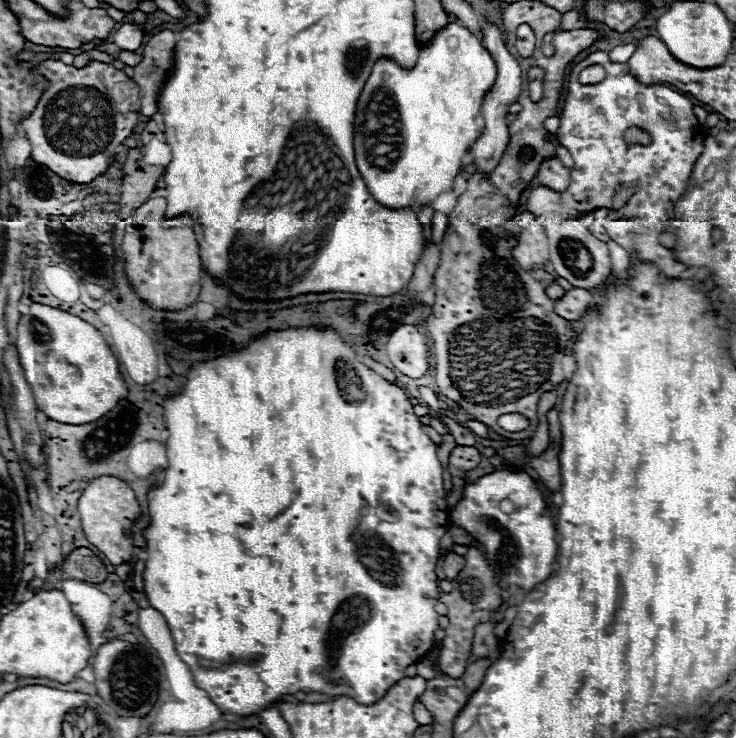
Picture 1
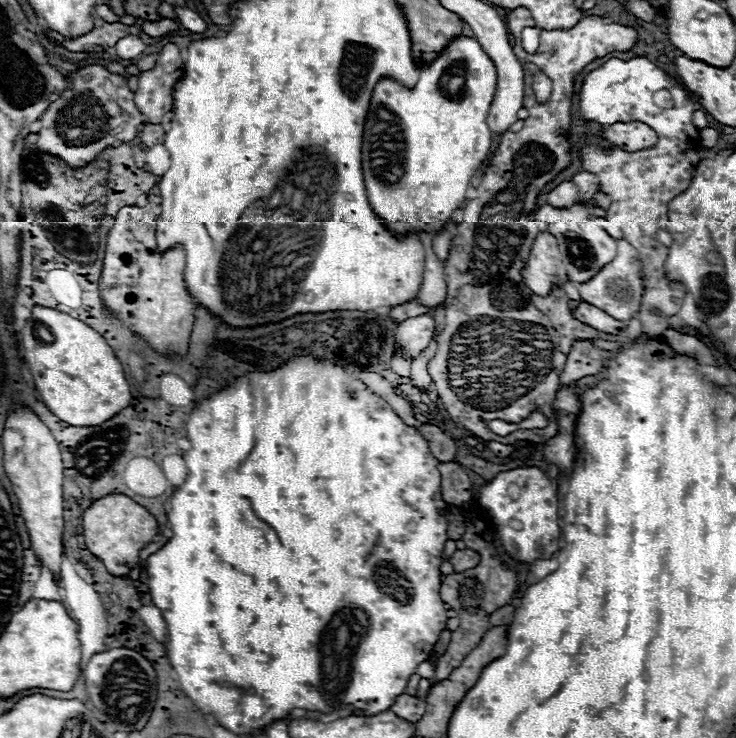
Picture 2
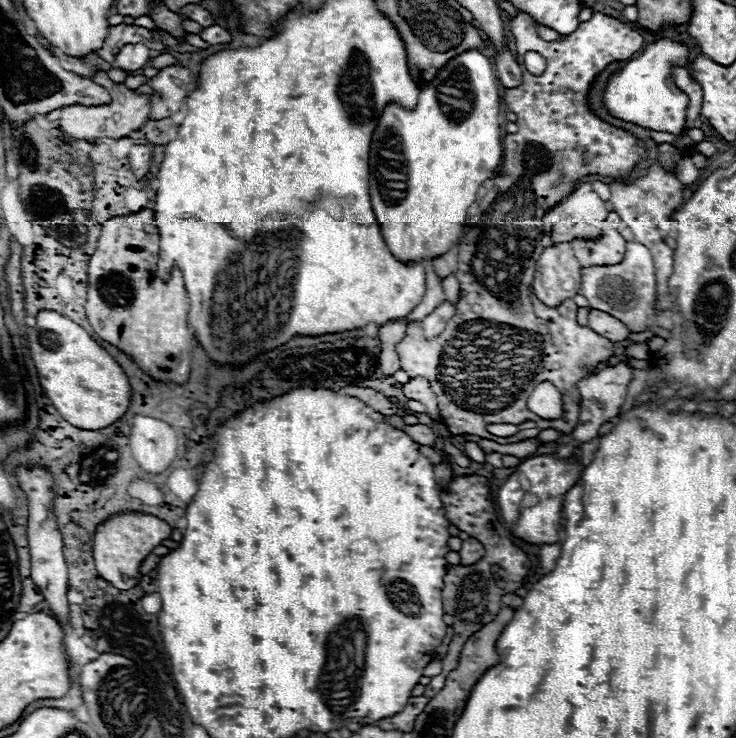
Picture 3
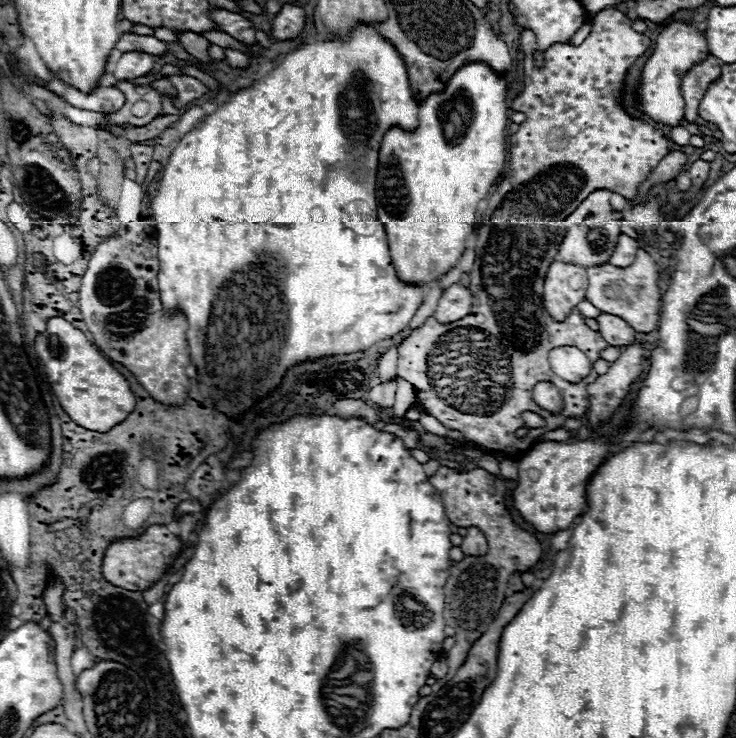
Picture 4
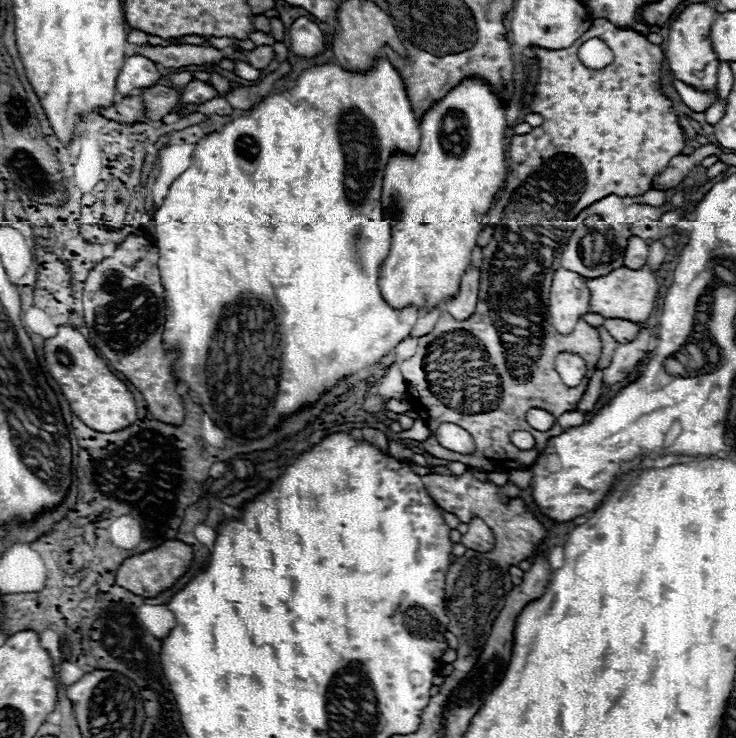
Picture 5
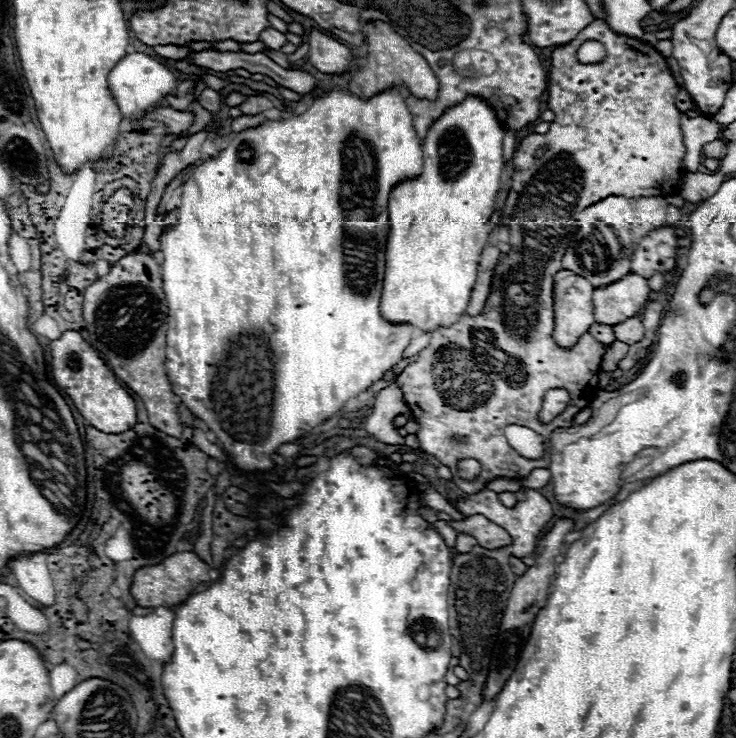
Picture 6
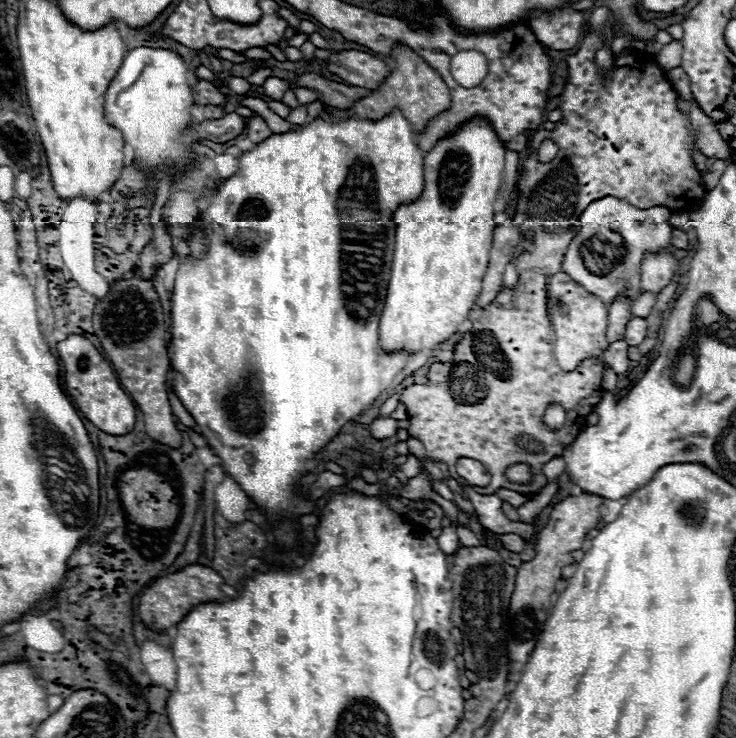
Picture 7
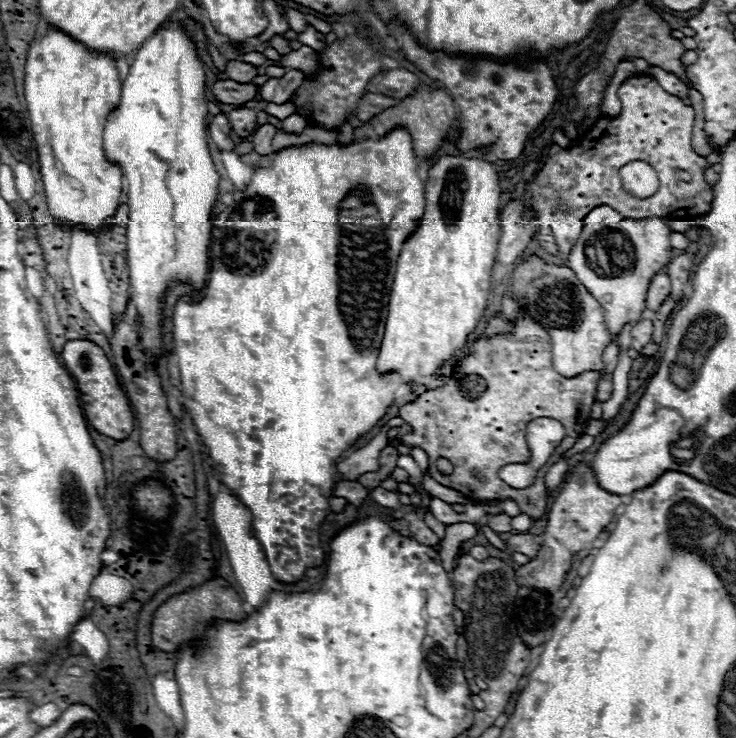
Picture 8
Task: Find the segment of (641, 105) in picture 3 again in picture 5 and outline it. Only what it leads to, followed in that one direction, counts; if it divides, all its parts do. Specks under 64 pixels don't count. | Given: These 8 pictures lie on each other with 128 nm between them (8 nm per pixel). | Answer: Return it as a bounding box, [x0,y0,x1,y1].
[664,2,718,92]

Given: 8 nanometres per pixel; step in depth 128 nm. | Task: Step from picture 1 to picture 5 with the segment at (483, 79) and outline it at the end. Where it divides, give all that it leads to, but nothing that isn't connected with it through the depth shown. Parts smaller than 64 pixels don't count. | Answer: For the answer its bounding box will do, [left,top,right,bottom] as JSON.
[380,78,506,310]

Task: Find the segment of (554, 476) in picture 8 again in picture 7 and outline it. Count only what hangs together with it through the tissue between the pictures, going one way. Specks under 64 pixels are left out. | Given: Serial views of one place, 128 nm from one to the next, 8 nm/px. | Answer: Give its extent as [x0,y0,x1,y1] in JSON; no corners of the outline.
[518,480,558,522]

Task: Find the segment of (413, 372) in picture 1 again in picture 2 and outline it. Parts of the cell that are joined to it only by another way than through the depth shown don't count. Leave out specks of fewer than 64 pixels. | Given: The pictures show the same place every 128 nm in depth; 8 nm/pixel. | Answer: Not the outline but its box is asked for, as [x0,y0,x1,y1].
[392,314,436,378]

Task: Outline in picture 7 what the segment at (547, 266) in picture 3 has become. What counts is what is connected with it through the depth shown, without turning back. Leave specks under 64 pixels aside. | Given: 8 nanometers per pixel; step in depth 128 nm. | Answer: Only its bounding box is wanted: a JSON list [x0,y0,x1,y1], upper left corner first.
[548,274,608,372]

